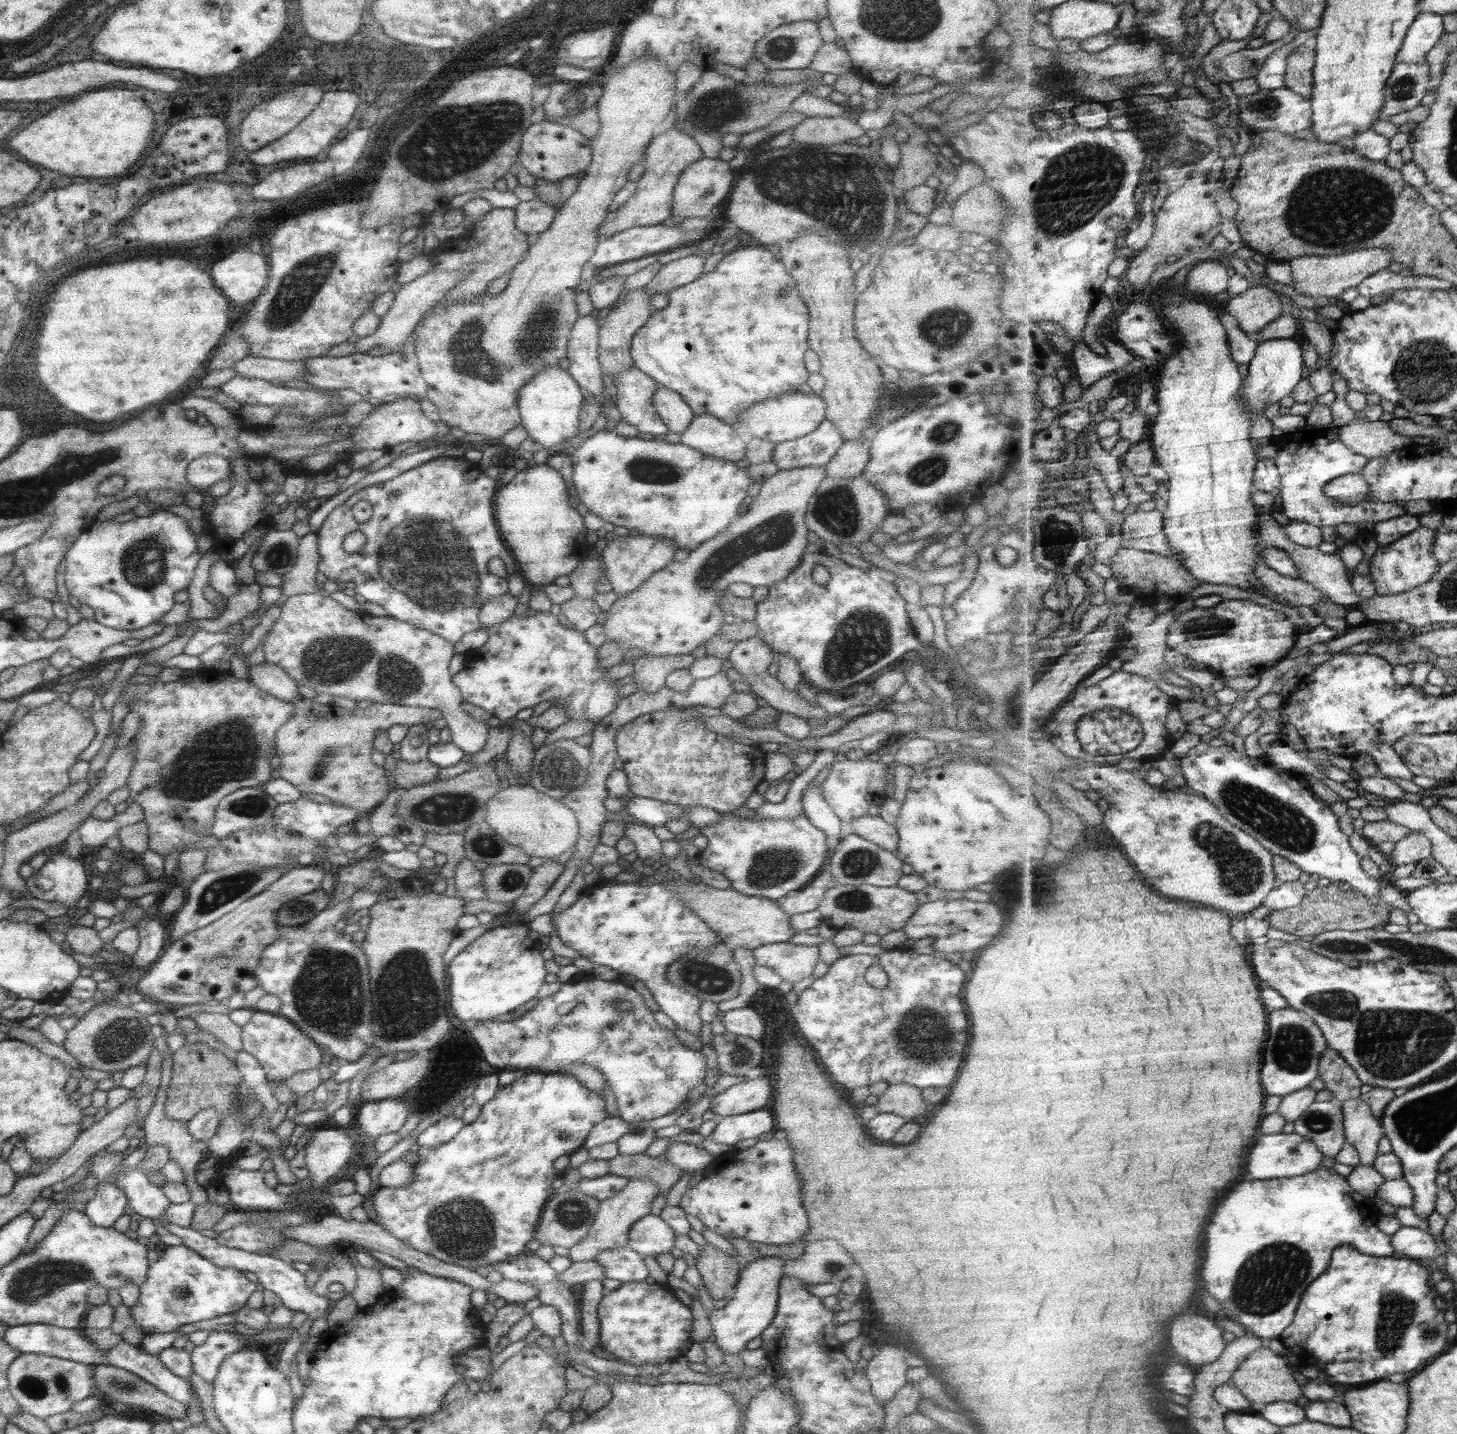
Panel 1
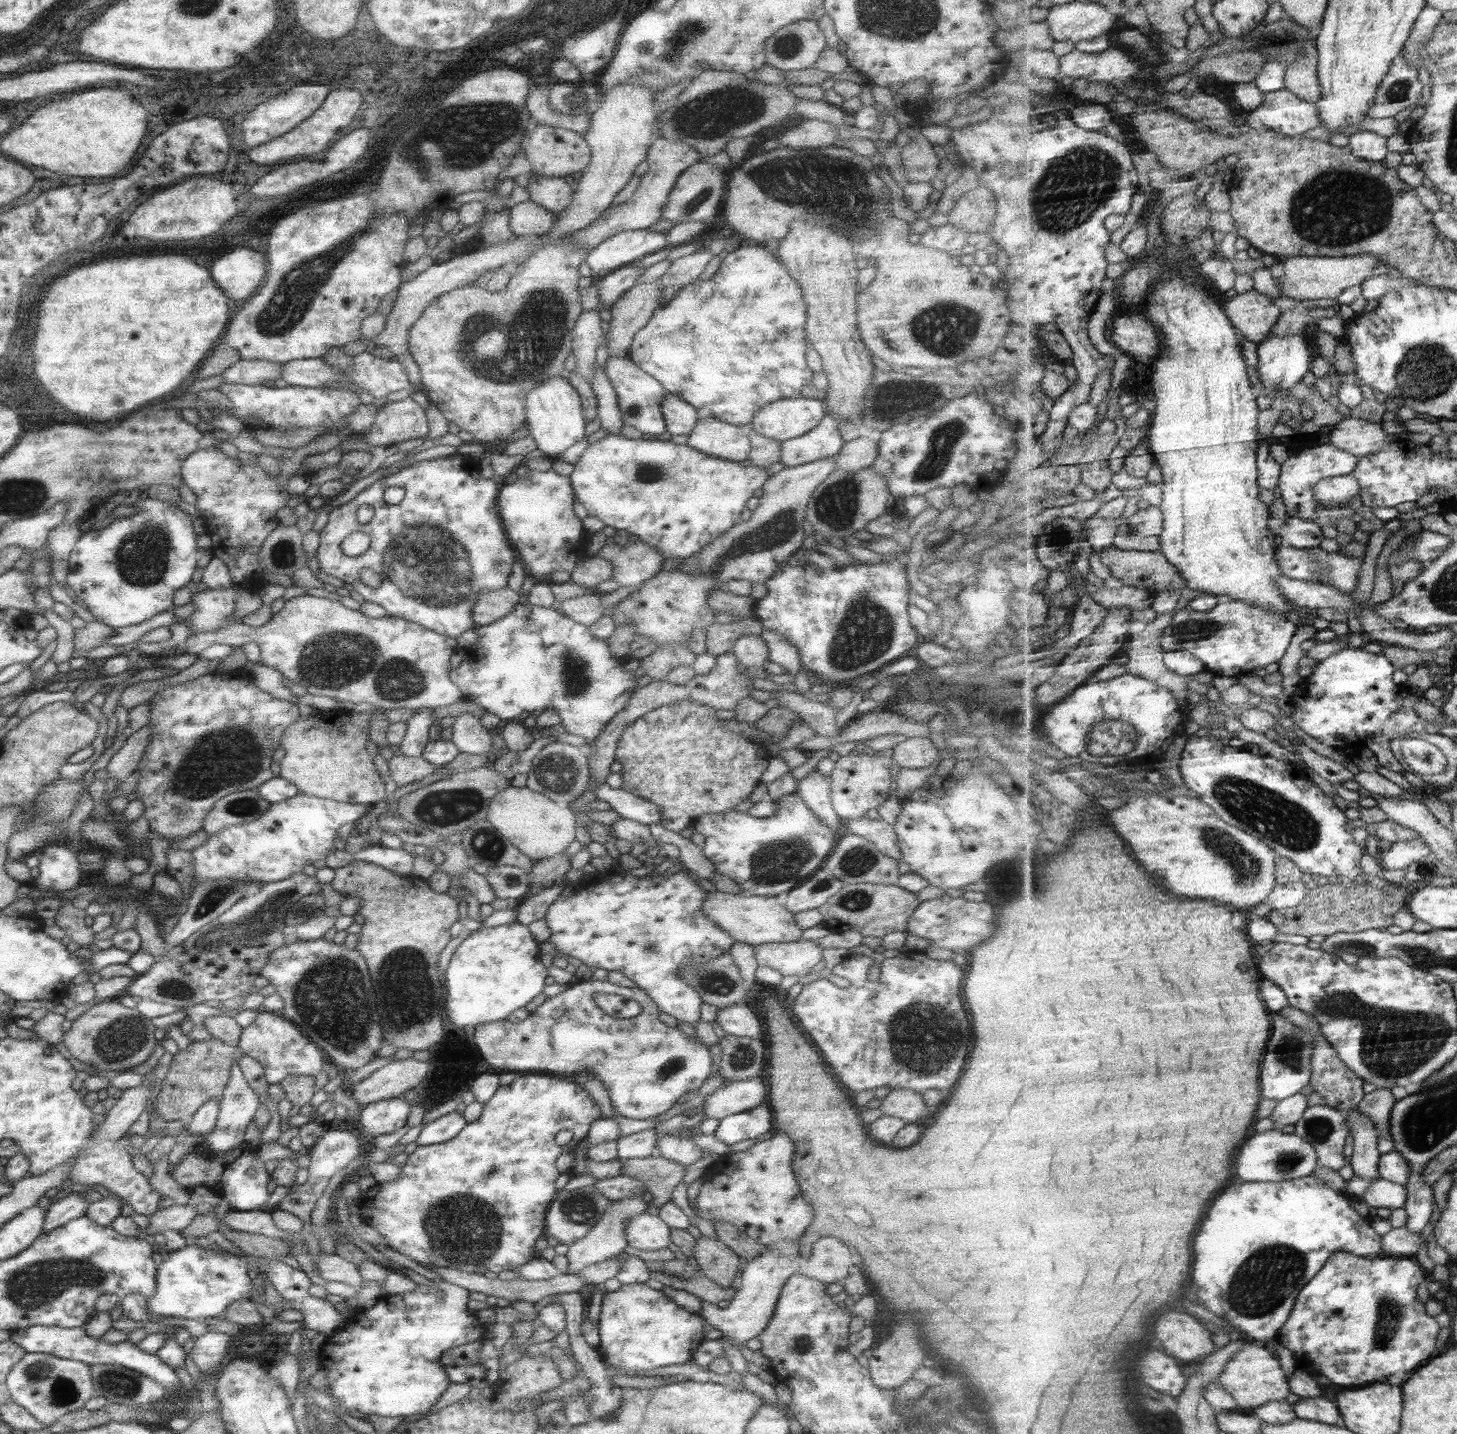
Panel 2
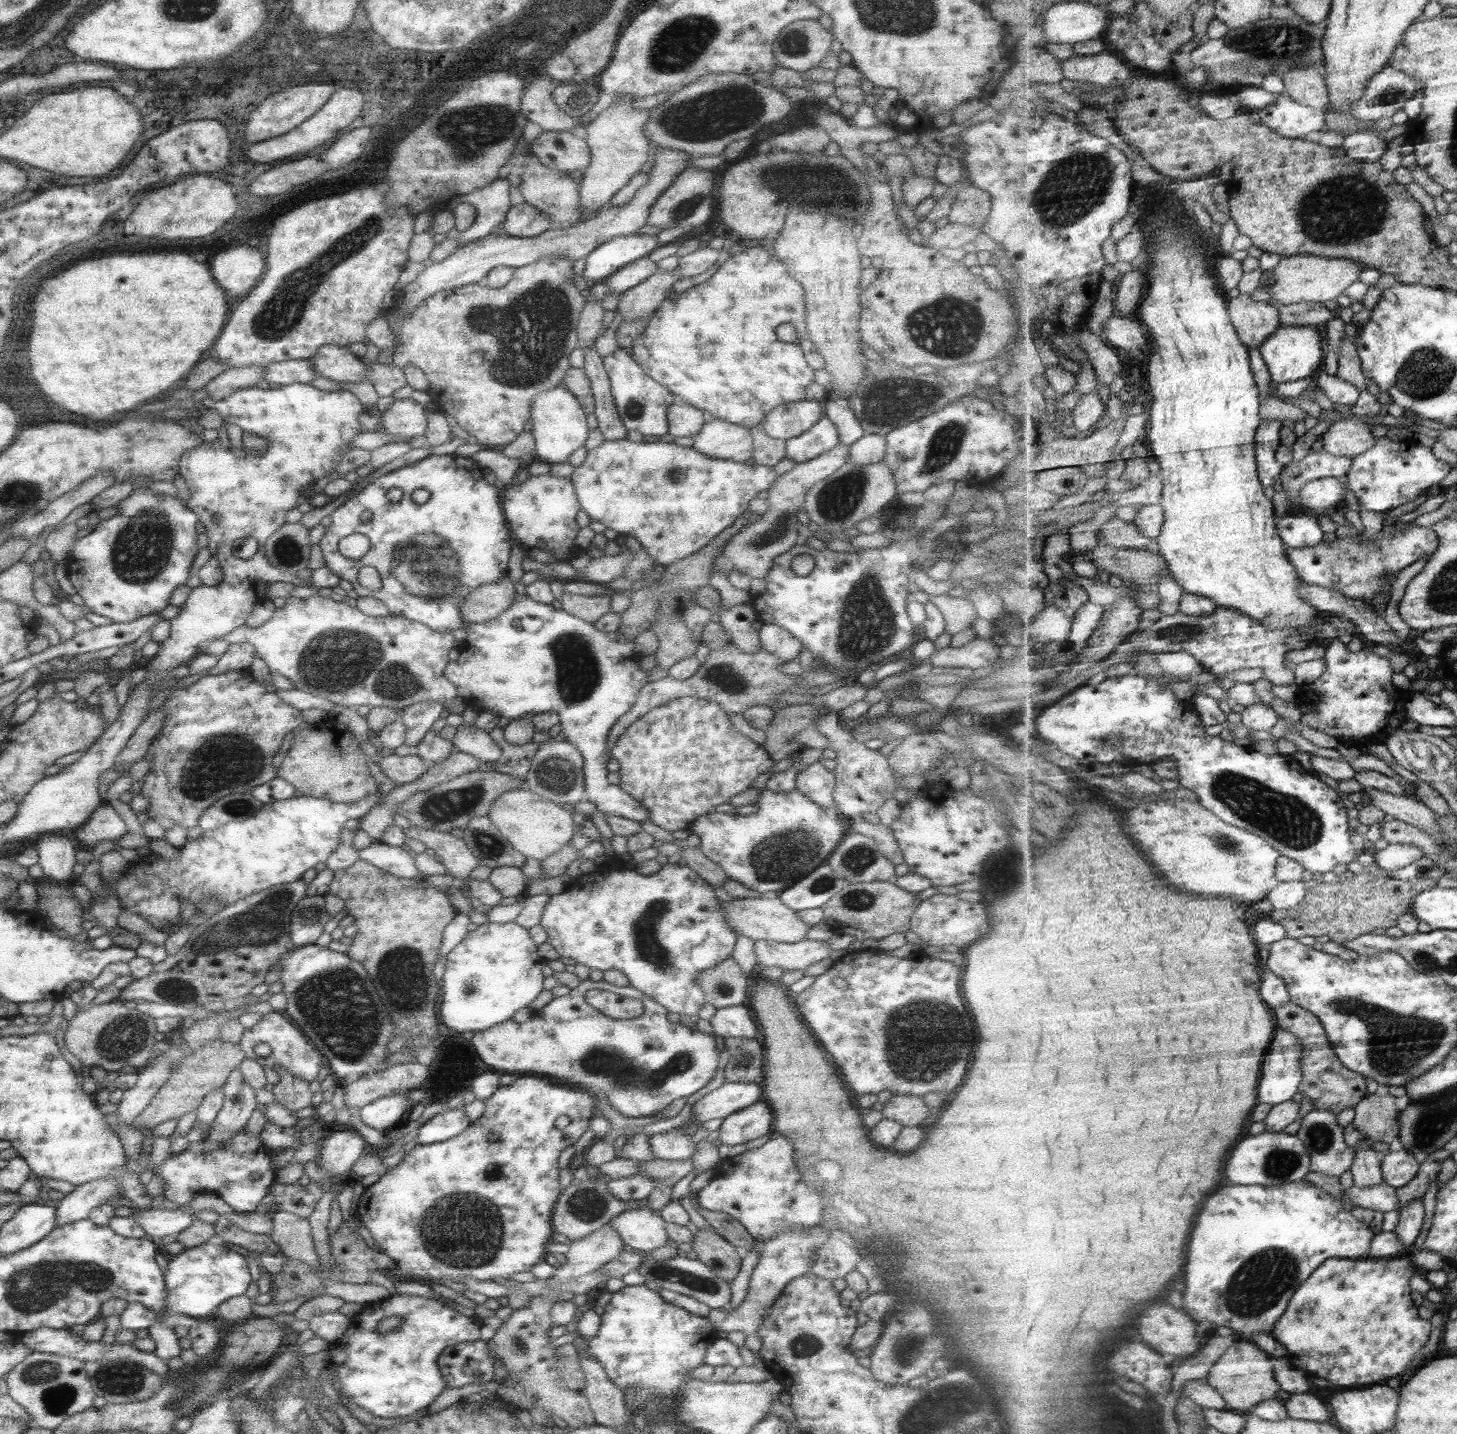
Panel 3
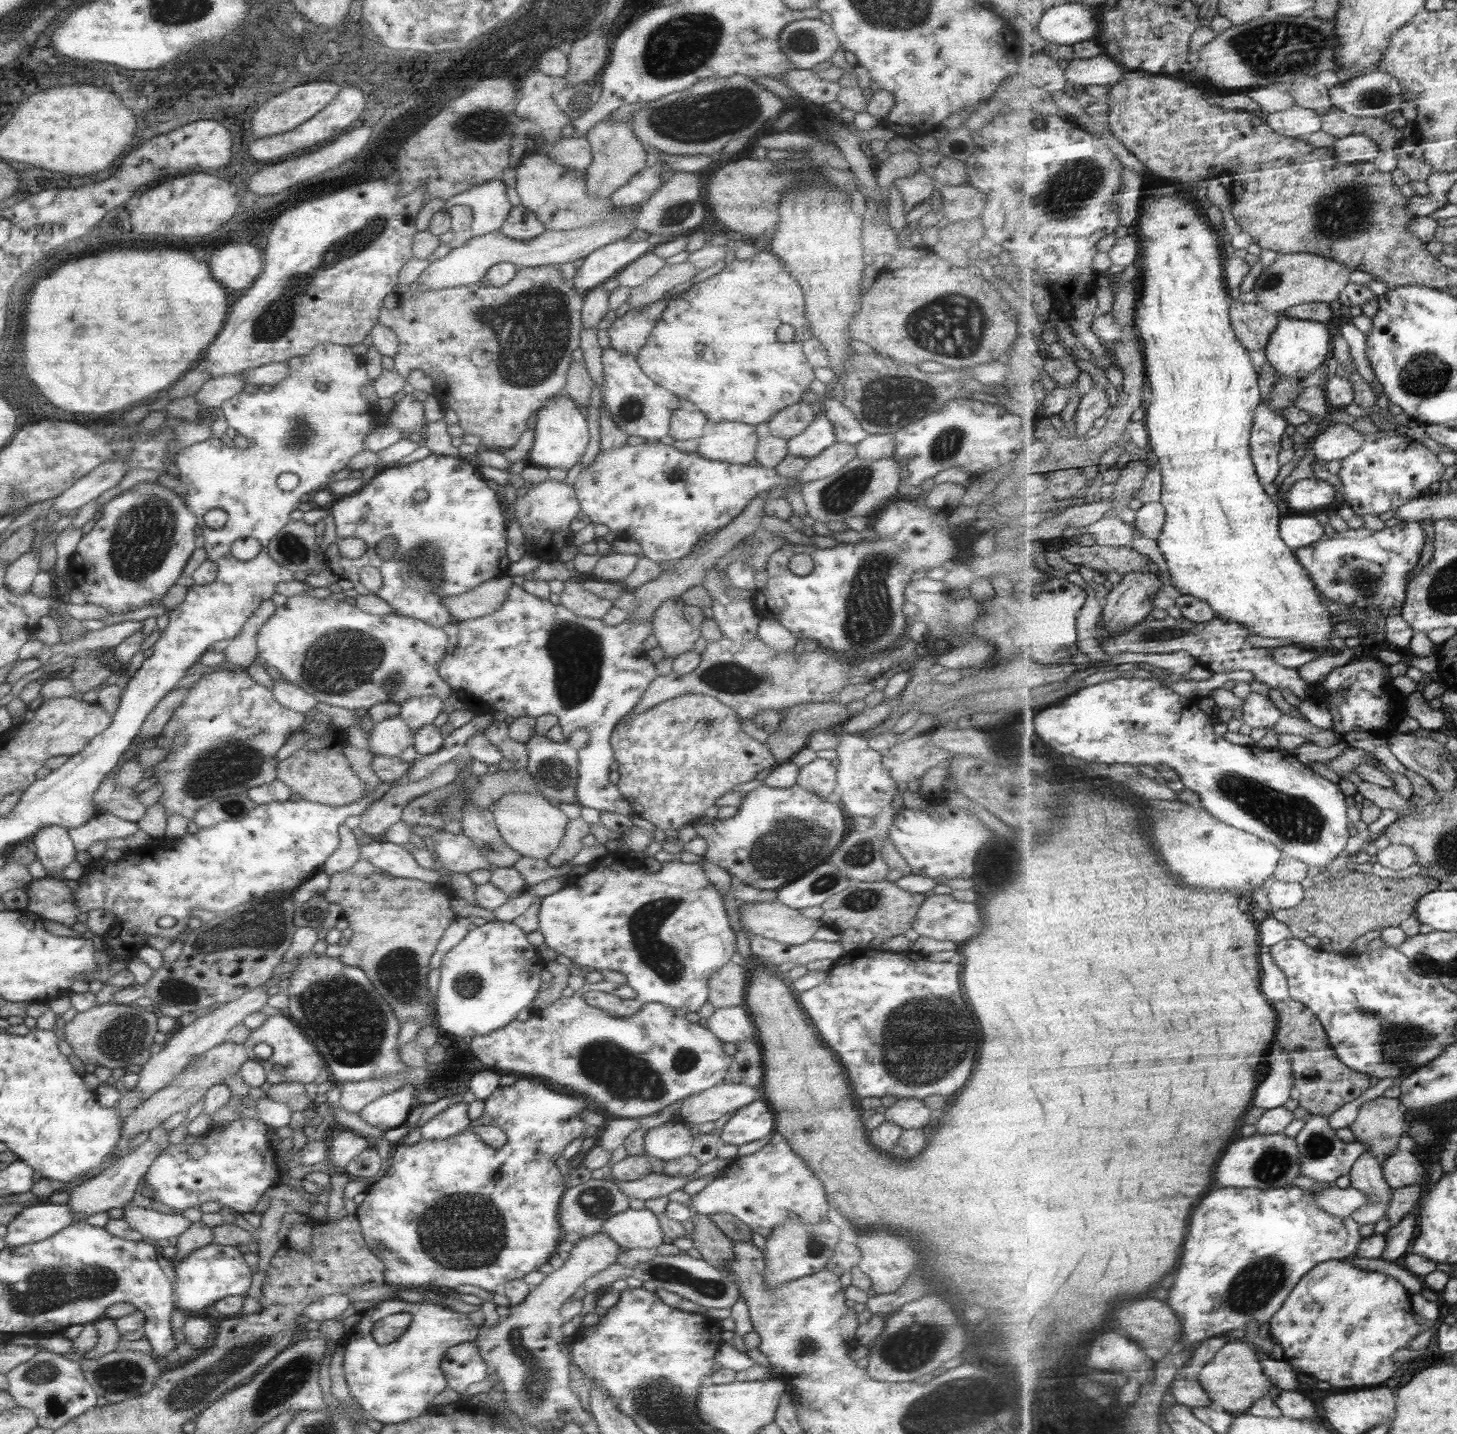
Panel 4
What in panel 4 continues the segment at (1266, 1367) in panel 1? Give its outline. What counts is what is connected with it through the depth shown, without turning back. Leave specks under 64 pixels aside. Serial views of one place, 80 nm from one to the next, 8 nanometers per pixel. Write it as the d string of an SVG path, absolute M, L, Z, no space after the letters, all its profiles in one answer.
M1244 1339L1225 1343L1215 1356L1201 1368L1196 1379L1210 1394L1213 1408L1234 1415L1248 1413L1257 1400L1269 1396L1271 1386L1273 1386L1260 1359L1258 1348Z

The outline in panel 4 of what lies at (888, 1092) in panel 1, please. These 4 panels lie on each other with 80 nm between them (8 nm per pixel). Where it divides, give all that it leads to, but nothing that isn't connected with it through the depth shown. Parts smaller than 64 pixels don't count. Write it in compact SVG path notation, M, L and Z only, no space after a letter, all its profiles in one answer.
M913 1098L897 1099L897 1102L891 1104L882 1116L885 1122L895 1124L902 1130L917 1130L917 1128L923 1128L923 1126L927 1124L927 1120L934 1120L934 1118L929 1118L931 1112L929 1112L921 1102L922 1101Z

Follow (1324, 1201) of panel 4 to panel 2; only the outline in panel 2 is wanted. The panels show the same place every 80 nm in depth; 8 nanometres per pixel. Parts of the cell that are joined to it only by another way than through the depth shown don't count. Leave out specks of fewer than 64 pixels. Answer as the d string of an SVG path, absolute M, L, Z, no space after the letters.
M1385 1179L1375 1180L1361 1196L1362 1206L1373 1211L1376 1208L1403 1208L1407 1204L1408 1190L1406 1185L1397 1184Z

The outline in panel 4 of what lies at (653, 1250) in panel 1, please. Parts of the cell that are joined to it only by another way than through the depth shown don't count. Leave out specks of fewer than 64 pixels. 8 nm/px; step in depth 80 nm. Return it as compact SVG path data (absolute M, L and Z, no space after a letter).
M628 1208L610 1216L601 1227L601 1234L621 1250L631 1248L656 1249L663 1244L662 1230L656 1214L647 1209Z

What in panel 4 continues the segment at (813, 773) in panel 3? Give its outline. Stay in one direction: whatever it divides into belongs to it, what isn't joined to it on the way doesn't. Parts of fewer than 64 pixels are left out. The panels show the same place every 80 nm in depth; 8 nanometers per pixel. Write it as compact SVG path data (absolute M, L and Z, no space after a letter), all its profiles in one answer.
M815 758L809 764L799 768L794 784L818 796L821 800L832 799L836 788L835 768L829 761Z

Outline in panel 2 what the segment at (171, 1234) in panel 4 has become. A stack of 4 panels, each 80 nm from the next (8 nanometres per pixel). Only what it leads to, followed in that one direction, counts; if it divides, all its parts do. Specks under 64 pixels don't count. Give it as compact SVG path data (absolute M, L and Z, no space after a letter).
M161 1205L148 1218L148 1227L151 1229L151 1235L160 1234L159 1230L175 1230L179 1232L185 1228L191 1219L195 1216L194 1207L191 1205Z

